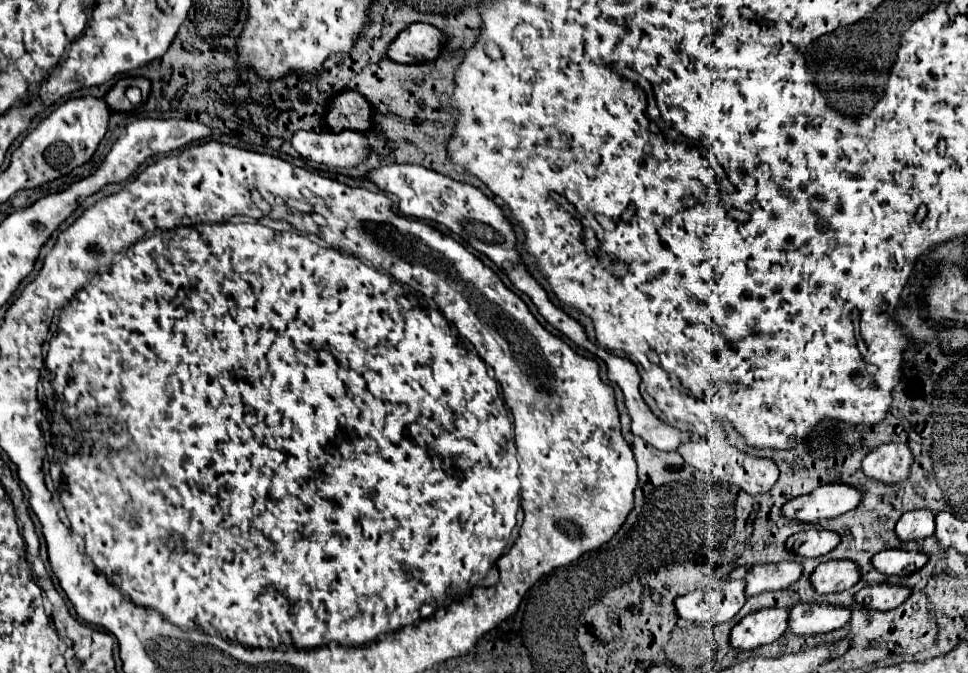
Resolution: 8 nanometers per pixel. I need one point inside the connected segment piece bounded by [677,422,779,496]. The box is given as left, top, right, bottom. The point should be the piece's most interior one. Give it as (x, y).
(712, 453)

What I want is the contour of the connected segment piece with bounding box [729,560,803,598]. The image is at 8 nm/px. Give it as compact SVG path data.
M771 562L771 564L755 564L755 566L743 566L743 568L735 568L729 578L731 580L745 580L747 588L745 594L755 596L761 594L765 590L783 590L789 588L793 582L799 580L803 572L803 564L801 562Z

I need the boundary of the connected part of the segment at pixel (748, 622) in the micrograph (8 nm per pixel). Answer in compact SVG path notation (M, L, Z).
M763 608L751 612L731 630L731 646L753 650L775 642L787 630L787 616L789 610L783 608Z

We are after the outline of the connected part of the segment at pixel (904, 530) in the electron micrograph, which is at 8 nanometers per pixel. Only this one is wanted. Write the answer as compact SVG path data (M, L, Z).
M927 508L905 512L895 528L901 540L921 540L935 532L935 514Z

